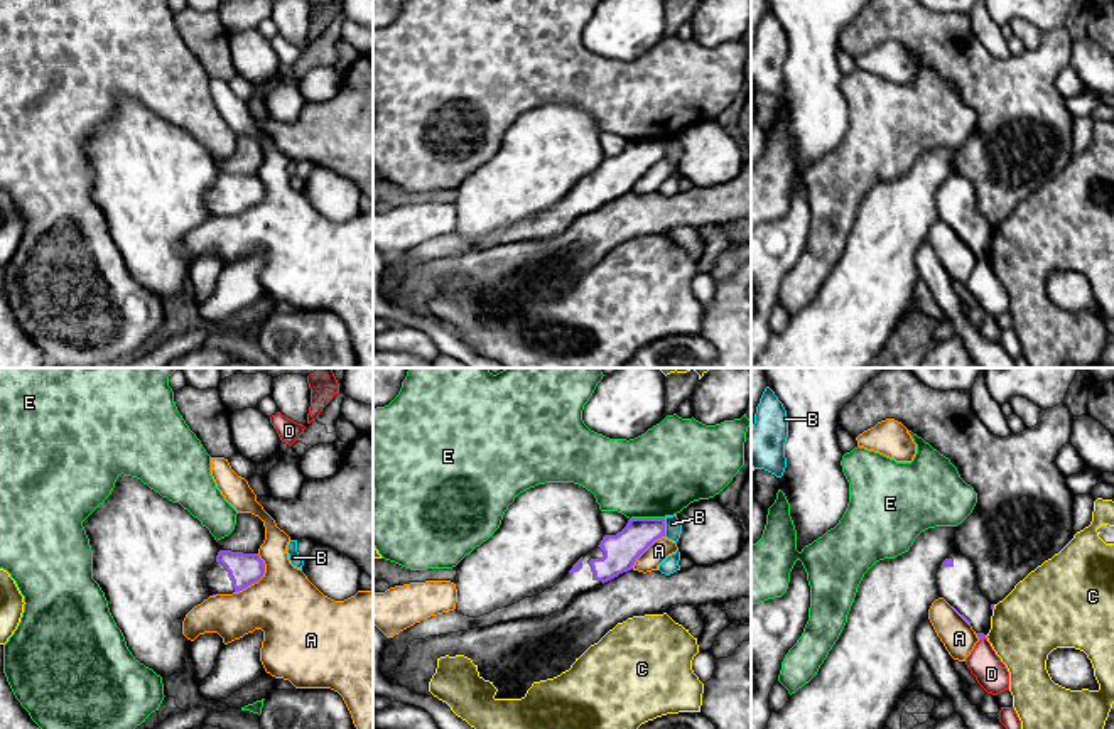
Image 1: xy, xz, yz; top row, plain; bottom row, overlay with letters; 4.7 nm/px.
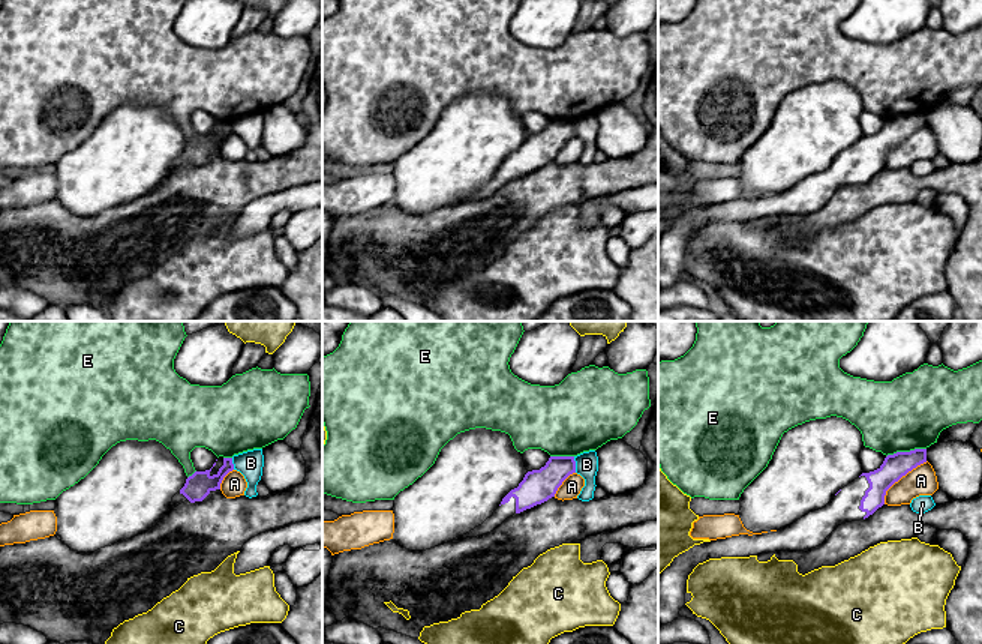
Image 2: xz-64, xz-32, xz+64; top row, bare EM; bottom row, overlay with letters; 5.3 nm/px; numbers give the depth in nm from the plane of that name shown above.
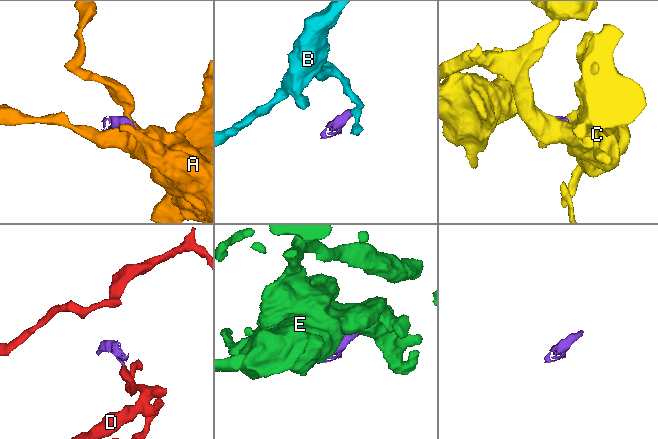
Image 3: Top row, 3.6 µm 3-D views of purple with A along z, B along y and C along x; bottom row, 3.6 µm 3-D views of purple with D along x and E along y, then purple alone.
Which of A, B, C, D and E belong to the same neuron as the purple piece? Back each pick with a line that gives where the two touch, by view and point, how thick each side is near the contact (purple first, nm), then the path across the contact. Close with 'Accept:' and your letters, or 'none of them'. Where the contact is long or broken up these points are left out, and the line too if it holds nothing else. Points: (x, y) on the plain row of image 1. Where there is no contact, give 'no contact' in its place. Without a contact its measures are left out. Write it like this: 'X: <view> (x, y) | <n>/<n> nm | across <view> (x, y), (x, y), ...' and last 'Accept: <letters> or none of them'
Accept: none of them

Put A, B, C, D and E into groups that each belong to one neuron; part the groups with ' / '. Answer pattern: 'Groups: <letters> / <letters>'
Groups: A / B / C / D / E

